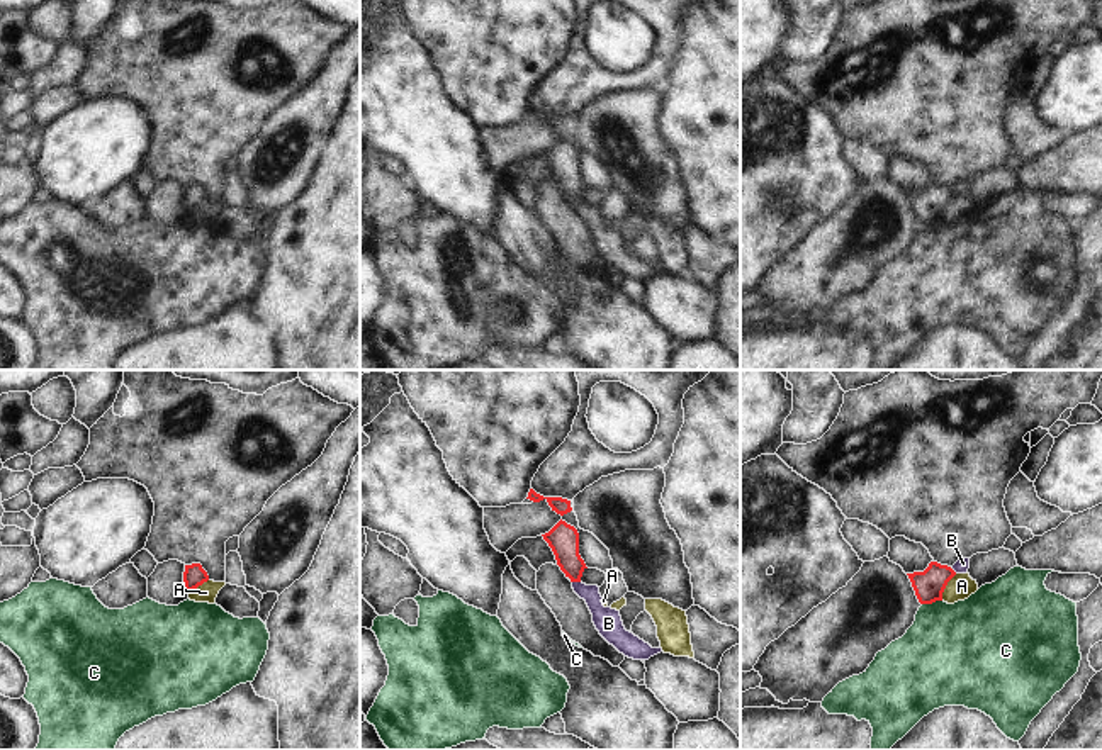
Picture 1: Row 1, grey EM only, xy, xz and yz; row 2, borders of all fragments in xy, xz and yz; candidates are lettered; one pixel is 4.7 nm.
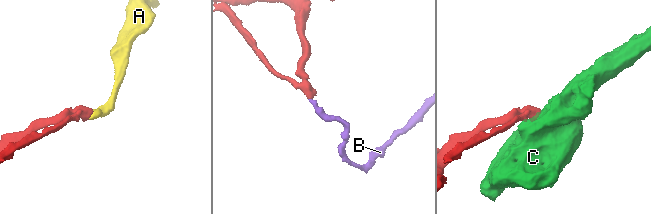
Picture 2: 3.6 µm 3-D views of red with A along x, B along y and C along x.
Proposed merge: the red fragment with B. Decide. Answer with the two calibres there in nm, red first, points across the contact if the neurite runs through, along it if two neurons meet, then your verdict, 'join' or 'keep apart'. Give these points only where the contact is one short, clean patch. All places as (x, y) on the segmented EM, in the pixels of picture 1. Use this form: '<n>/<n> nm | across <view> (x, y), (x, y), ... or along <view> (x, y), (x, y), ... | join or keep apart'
150/130 nm | across xz (562, 538), (576, 581), (608, 621) | join

